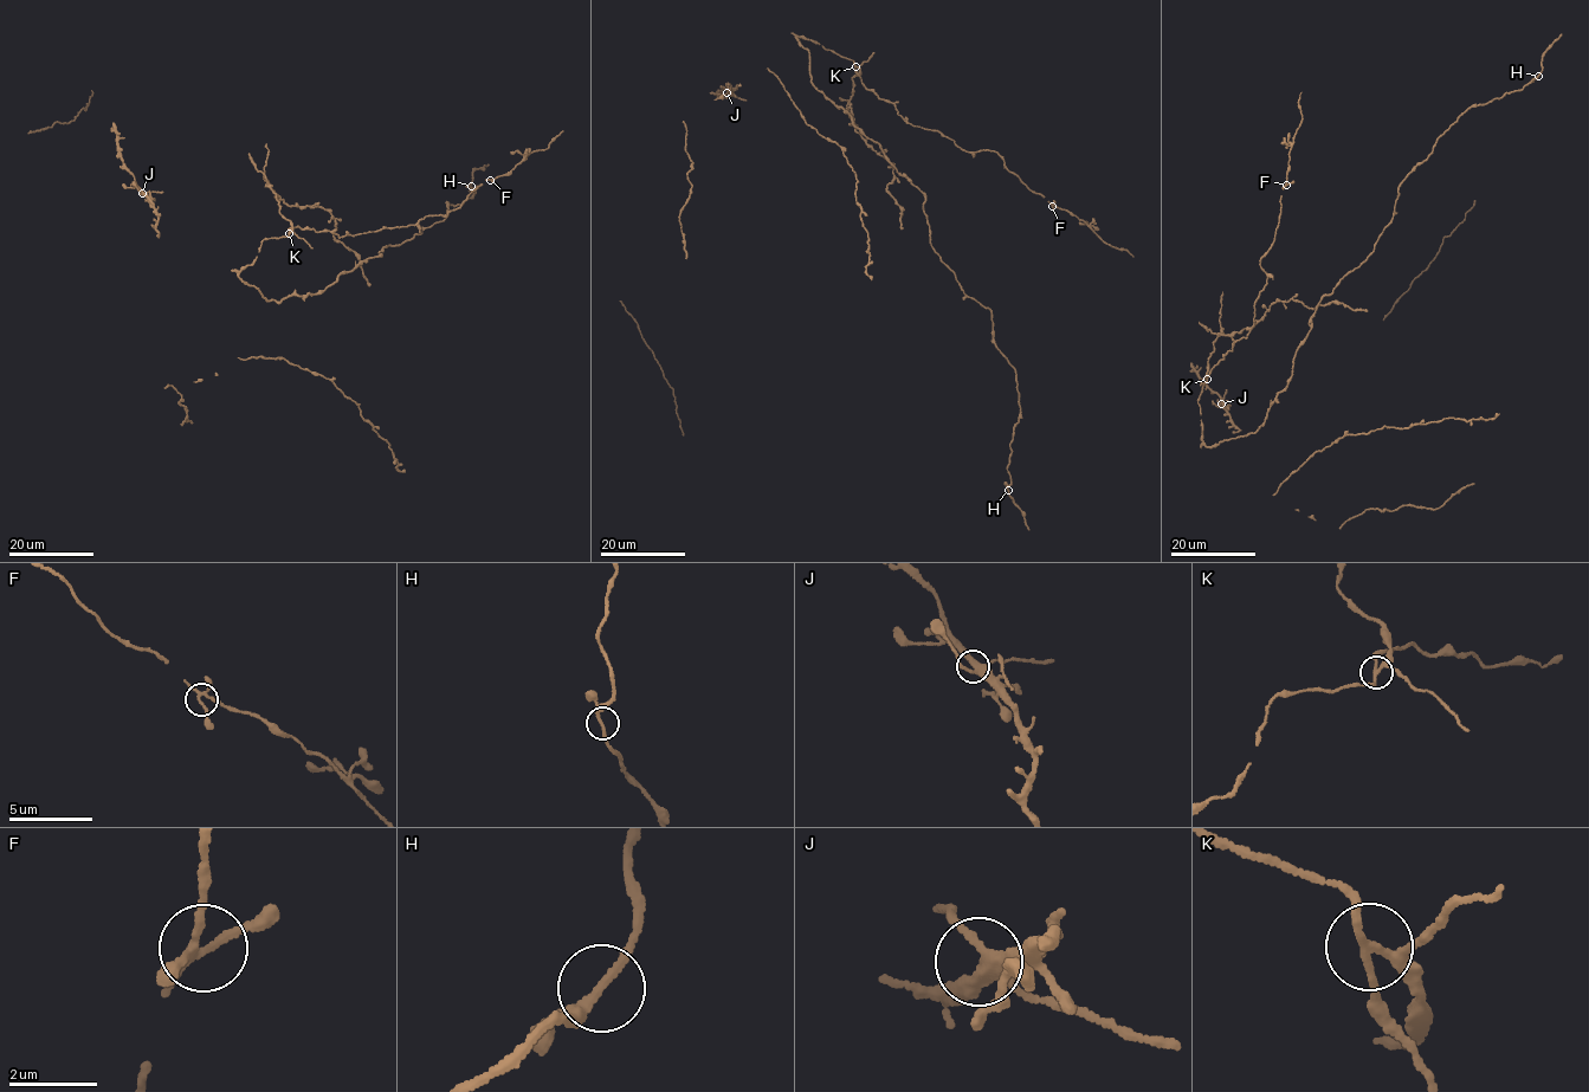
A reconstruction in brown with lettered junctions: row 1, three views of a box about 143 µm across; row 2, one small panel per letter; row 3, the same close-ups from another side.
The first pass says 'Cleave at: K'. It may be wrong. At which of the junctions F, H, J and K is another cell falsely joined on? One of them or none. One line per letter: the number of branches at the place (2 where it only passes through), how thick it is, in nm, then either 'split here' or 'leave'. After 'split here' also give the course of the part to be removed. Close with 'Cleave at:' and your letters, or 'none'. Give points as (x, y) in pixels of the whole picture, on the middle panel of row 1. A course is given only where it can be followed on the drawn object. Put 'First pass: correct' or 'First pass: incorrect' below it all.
F: 4 branches meet; 150 nm thick; leave
H: 3 branches meet; 200 nm thick; leave
J: 4 branches meet; 360 nm thick; leave
K: 4 branches meet; 180 nm thick; split here; foreign part runs (856, 65), (860, 73), (851, 78), (851, 116), (856, 131), (893, 167), (886, 192), (902, 210), (902, 228)
Cleave at: K
First pass: correct

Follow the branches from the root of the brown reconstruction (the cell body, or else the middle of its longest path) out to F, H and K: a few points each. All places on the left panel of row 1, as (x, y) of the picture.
F: (275, 238), (299, 226), (338, 237), (417, 224), (425, 217), (446, 214), (490, 180)
H: (275, 238), (263, 240), (239, 277), (266, 301), (311, 295), (443, 220), (447, 204), (471, 198), (471, 186)
K: (275, 238), (289, 233)

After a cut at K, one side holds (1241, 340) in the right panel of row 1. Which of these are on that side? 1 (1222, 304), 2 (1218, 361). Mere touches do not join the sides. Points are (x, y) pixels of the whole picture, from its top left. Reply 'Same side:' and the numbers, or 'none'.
Same side: 2

